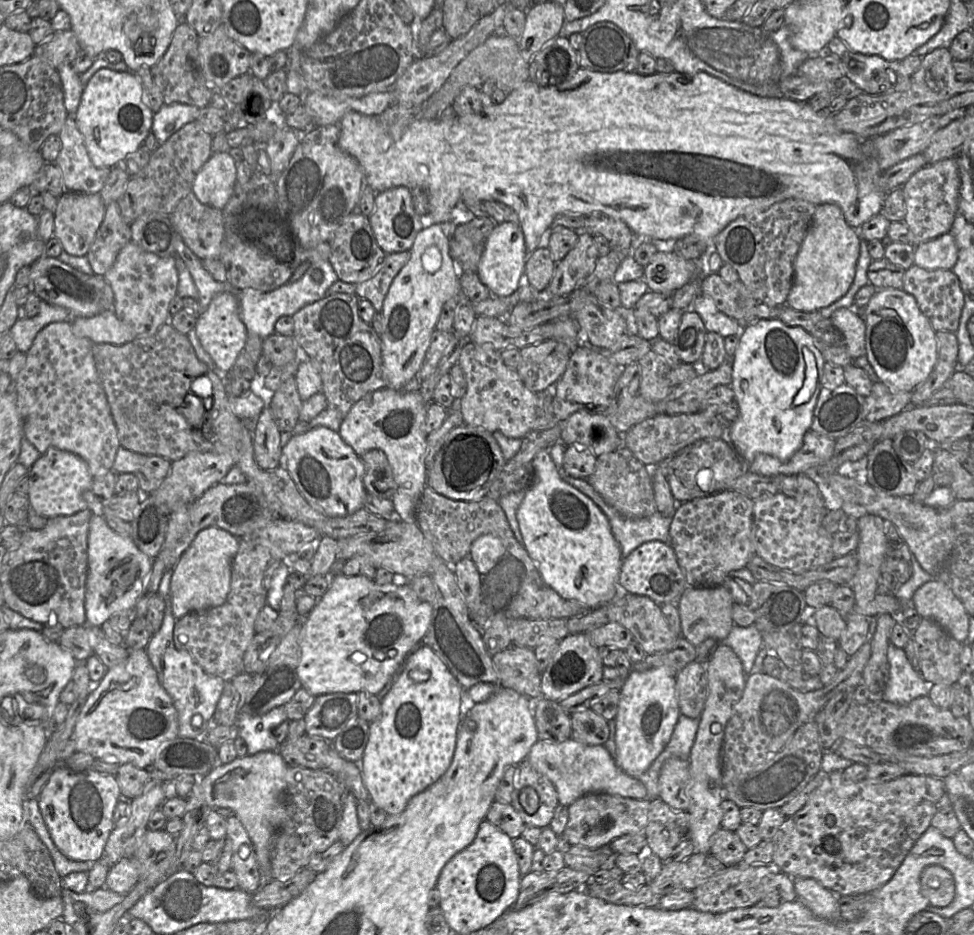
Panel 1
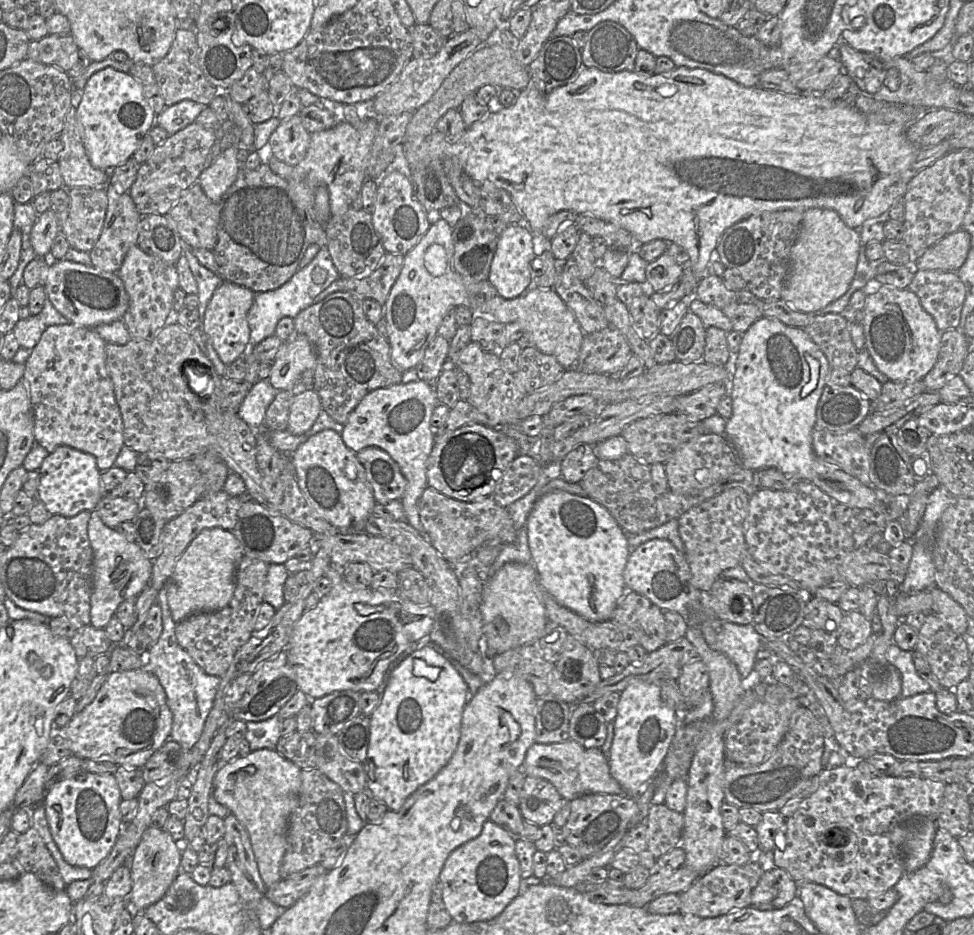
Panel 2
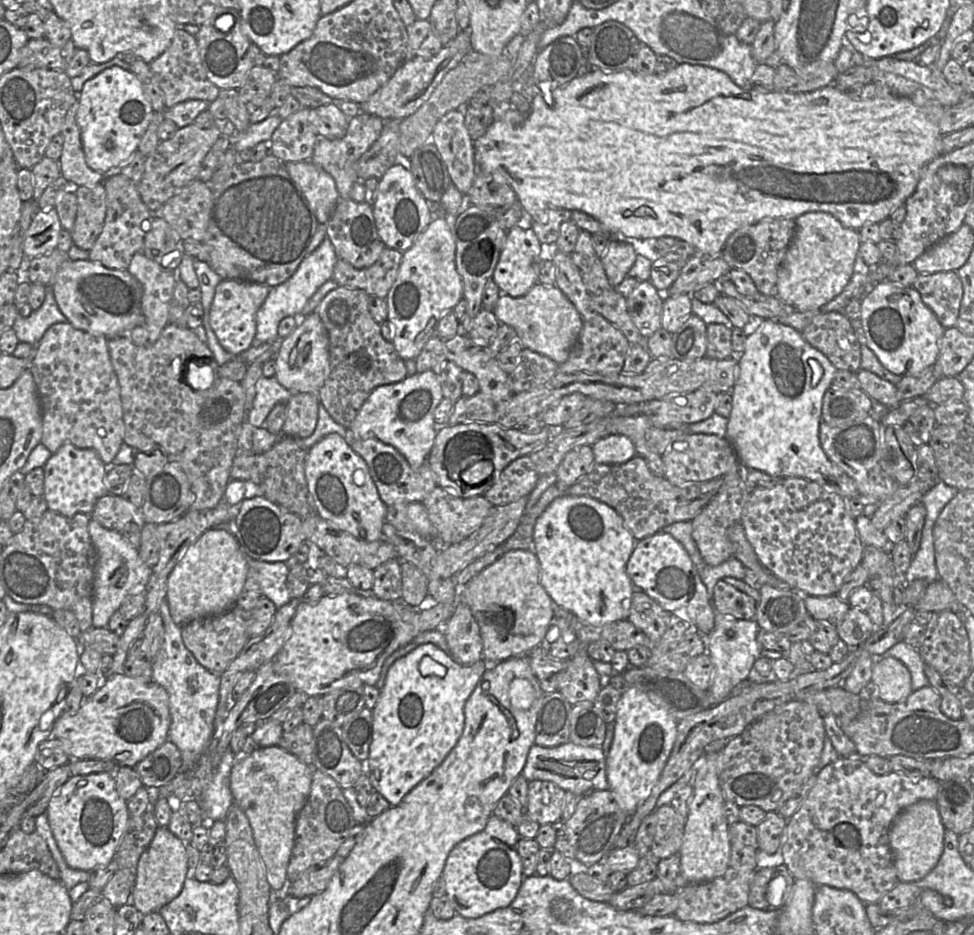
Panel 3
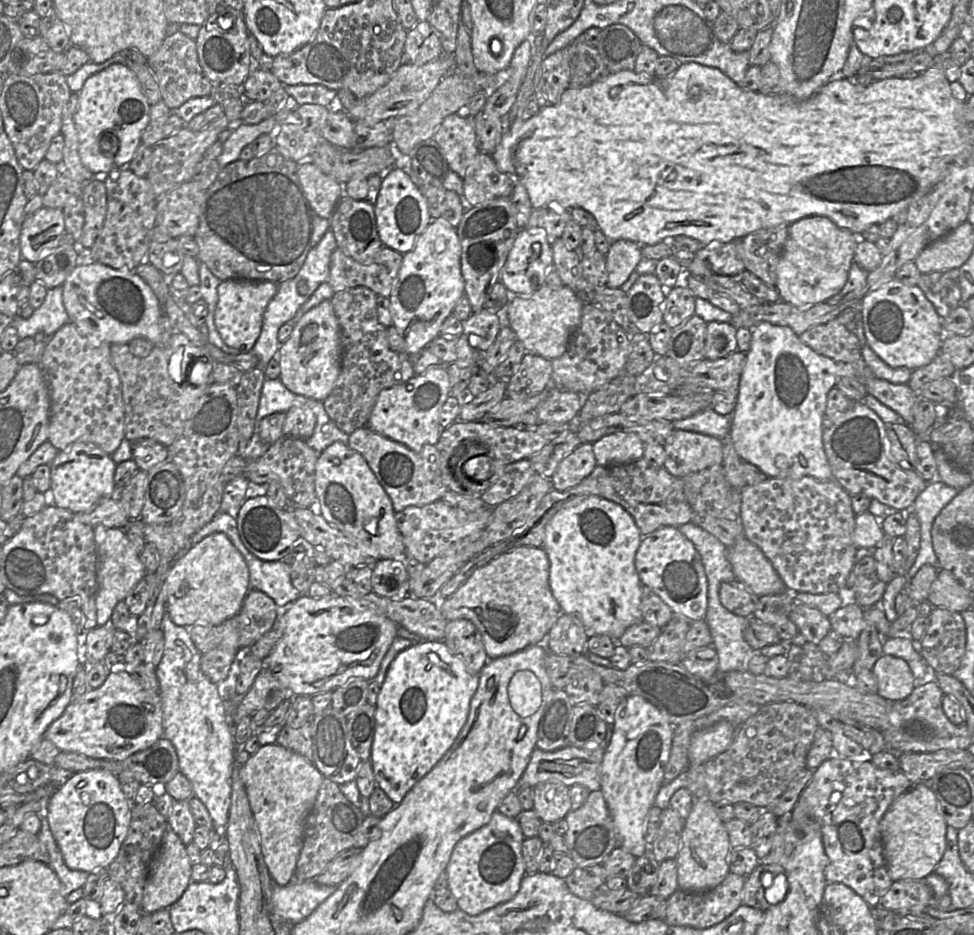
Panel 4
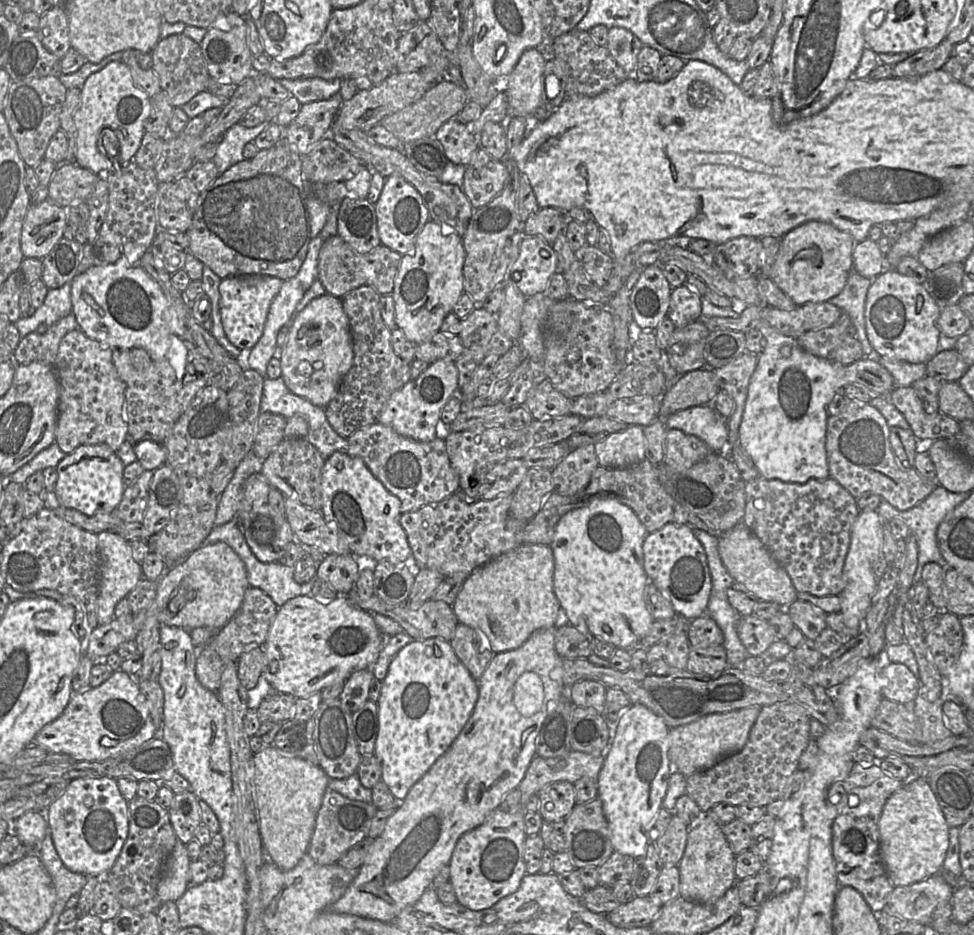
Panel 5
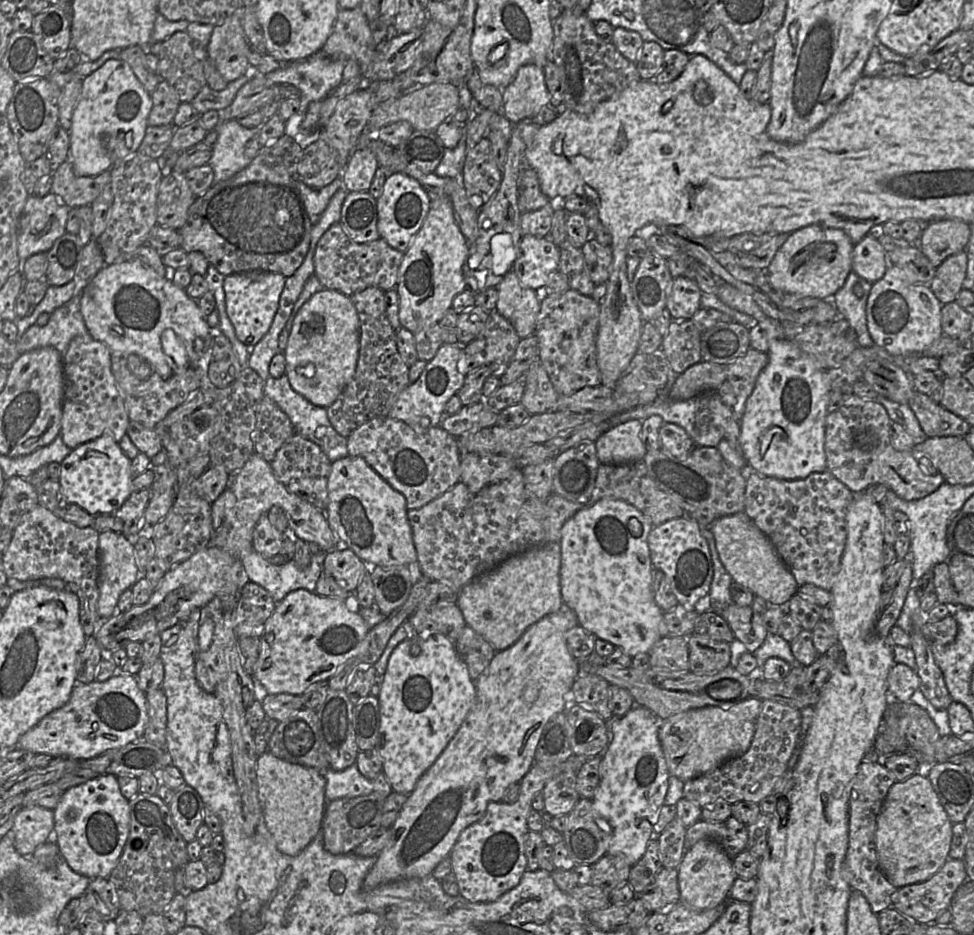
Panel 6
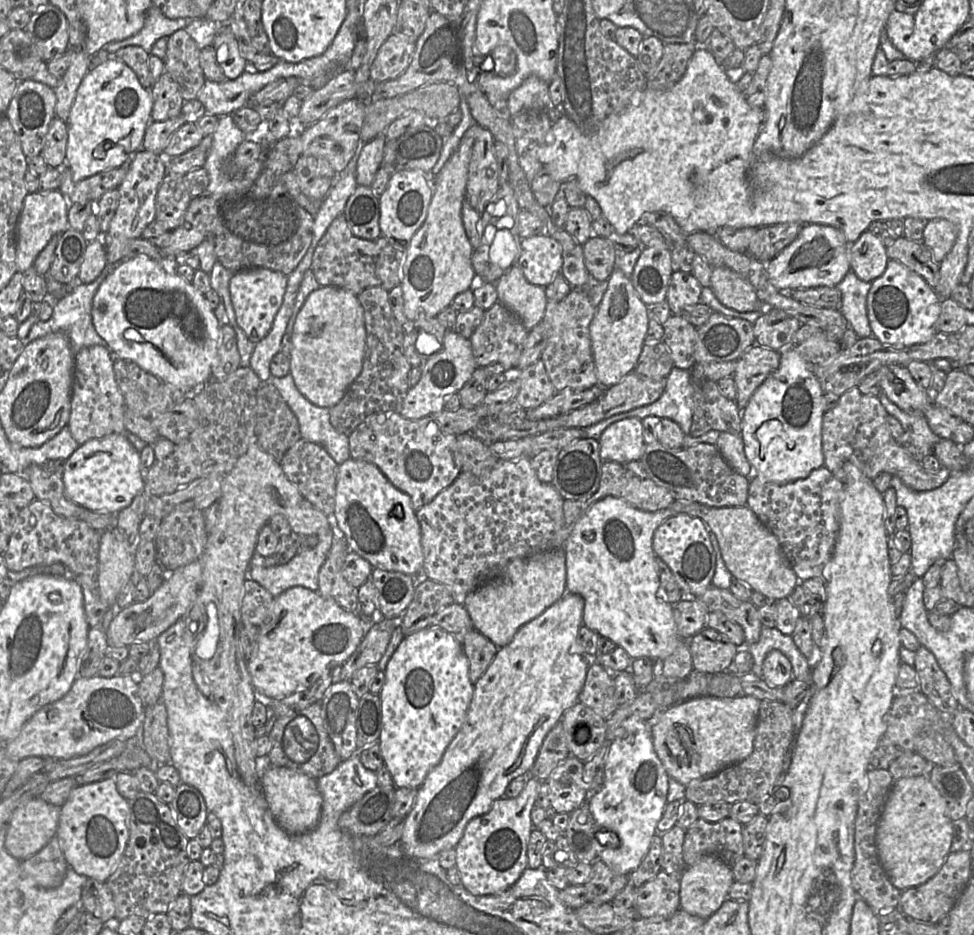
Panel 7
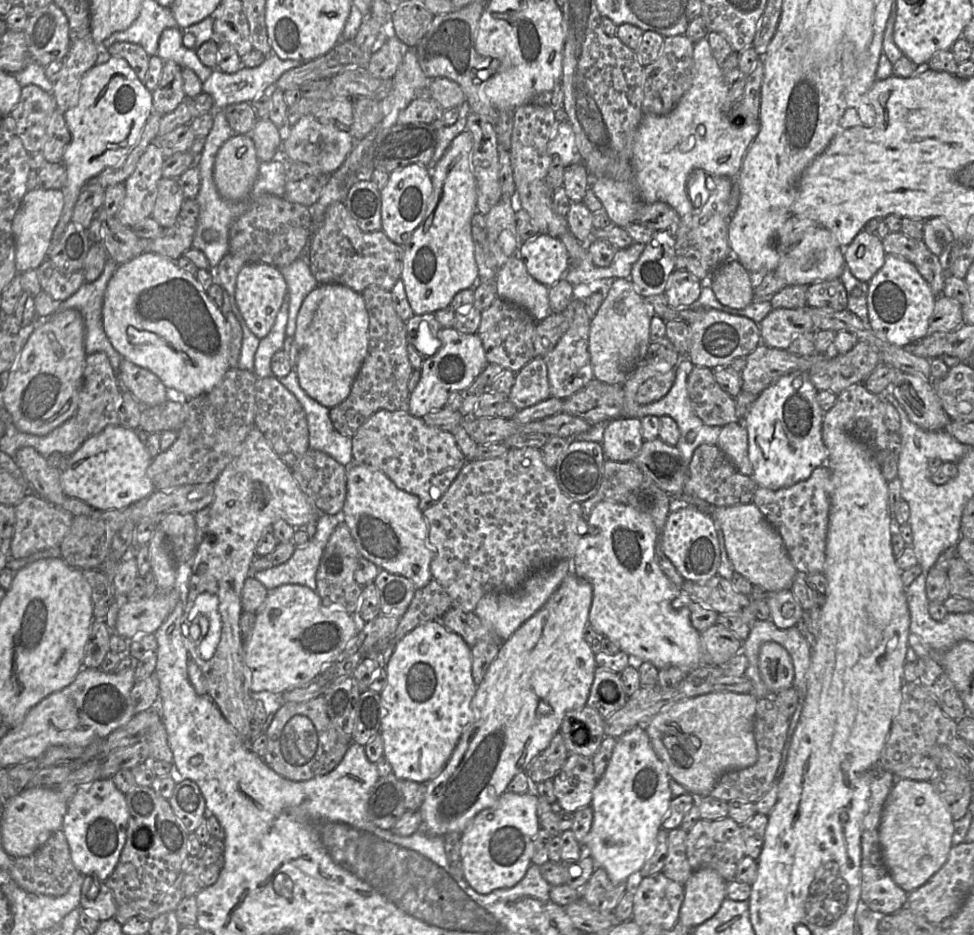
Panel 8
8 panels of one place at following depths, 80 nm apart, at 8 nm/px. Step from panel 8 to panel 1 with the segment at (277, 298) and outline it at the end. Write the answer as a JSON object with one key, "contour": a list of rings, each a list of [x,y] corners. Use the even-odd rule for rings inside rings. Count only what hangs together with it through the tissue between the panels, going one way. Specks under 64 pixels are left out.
{"contour":[[[222,292],[214,296],[208,308],[197,315],[196,334],[204,350],[210,355],[222,372],[229,372],[238,356],[244,352],[247,341],[247,328],[240,318],[239,300],[230,292]]]}

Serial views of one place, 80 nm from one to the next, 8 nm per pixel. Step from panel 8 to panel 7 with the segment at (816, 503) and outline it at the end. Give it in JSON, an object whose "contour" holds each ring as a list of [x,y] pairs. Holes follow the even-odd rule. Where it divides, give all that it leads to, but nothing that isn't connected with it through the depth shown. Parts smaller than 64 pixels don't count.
{"contour":[[[824,466],[814,469],[806,478],[788,483],[769,482],[756,475],[750,477],[746,506],[777,537],[799,582],[823,579],[840,527],[843,491],[844,484]]]}

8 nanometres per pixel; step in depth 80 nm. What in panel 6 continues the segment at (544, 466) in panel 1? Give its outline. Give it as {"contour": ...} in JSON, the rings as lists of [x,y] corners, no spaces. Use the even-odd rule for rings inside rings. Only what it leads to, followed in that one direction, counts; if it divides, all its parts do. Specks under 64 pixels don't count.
{"contour":[[[603,498],[576,512],[561,529],[560,588],[563,604],[576,614],[580,627],[622,649],[632,658],[639,653],[649,653],[661,638],[659,625],[664,612],[653,599],[654,568],[647,542],[653,528],[651,520],[633,505],[623,500]]]}

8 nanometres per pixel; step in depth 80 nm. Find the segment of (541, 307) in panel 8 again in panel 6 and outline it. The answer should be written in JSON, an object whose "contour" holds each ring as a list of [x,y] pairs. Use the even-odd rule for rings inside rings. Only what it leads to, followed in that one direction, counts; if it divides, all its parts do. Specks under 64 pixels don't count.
{"contour":[[[512,270],[504,275],[502,281],[497,286],[497,290],[498,301],[496,309],[512,324],[518,336],[524,339],[535,334],[536,321],[541,308],[541,296],[543,296],[543,291],[538,293],[535,290],[523,287],[517,275]]]}

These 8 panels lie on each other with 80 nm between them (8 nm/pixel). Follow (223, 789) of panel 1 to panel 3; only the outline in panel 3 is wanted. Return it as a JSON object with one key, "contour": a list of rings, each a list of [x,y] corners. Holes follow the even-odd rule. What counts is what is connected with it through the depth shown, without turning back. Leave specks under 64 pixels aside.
{"contour":[[[279,745],[258,748],[248,756],[239,757],[231,770],[230,789],[234,803],[243,810],[250,822],[256,846],[266,867],[267,881],[274,893],[284,893],[288,884],[287,868],[295,842],[296,818],[309,798],[312,776],[310,766]]]}

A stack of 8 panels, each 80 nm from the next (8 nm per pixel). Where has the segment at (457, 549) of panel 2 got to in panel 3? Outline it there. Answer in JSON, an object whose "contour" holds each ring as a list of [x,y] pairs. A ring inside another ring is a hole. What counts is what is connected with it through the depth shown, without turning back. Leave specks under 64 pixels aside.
{"contour":[[[436,487],[422,502],[442,541],[450,546],[477,531],[493,505],[484,497],[461,498]]]}

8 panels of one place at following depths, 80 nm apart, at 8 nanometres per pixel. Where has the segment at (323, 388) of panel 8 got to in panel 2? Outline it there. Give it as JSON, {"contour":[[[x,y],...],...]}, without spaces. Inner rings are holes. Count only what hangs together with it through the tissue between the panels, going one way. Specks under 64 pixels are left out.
{"contour":[[[294,335],[279,349],[268,381],[277,390],[292,391],[303,372],[314,370],[316,357],[304,335]]]}

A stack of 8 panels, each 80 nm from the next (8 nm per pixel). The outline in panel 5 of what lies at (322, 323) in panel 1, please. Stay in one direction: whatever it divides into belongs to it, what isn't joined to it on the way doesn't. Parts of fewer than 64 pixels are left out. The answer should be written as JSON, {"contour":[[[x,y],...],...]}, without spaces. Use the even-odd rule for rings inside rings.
{"contour":[[[360,286],[348,292],[341,299],[343,310],[349,320],[354,360],[352,367],[342,379],[336,396],[325,407],[325,413],[334,431],[346,439],[358,429],[376,423],[391,395],[411,380],[411,365],[402,360],[392,348],[391,330],[381,316],[380,298],[381,295],[373,287]]]}

